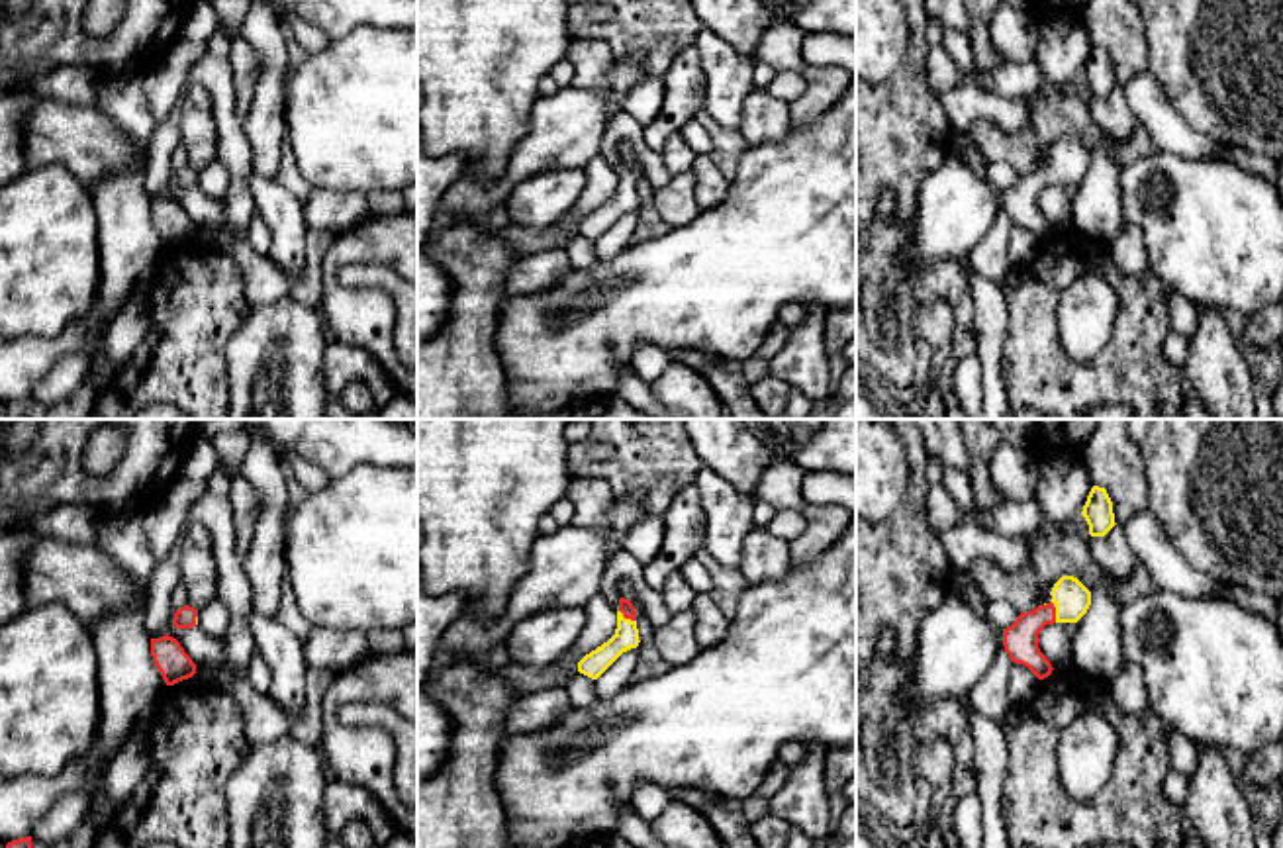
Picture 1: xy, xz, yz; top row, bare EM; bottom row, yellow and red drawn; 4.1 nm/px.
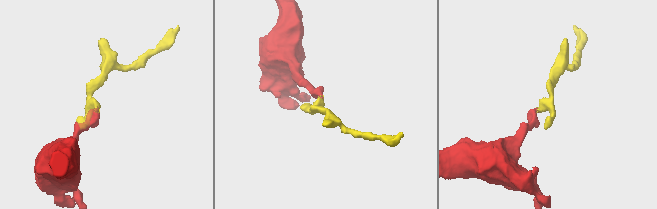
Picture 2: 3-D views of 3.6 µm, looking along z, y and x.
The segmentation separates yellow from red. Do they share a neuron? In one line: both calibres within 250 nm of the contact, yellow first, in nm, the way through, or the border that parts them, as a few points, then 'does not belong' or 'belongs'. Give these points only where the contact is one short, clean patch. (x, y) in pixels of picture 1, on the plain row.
150/140 nm | across yz (1070, 159), (1056, 173), (1045, 175), (1021, 200) | belongs

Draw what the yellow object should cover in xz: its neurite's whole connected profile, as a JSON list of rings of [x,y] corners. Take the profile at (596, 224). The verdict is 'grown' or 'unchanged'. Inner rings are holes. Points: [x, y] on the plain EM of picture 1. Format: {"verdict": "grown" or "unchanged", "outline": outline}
{"verdict": "grown", "outline": [[[625,159],[619,161],[615,196],[578,223],[578,233],[597,241],[623,213],[639,208],[637,172]]]}

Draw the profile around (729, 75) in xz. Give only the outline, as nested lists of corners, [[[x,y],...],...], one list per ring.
[[[703,27],[695,39],[707,94],[703,110],[725,129],[738,131],[744,98],[754,88],[754,59]]]

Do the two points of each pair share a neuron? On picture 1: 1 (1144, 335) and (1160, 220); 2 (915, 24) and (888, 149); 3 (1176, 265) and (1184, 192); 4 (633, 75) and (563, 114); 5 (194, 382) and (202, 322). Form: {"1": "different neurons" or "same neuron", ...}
{"1": "different neurons", "2": "same neuron", "3": "same neuron", "4": "same neuron", "5": "same neuron"}

